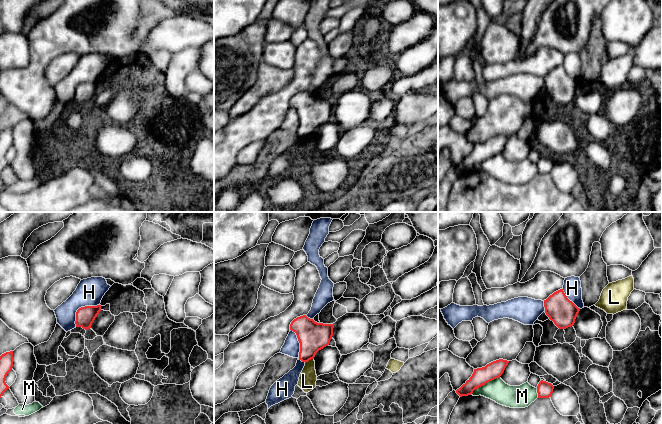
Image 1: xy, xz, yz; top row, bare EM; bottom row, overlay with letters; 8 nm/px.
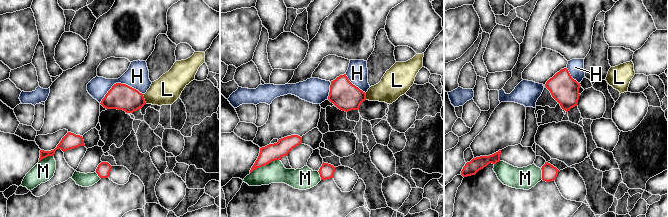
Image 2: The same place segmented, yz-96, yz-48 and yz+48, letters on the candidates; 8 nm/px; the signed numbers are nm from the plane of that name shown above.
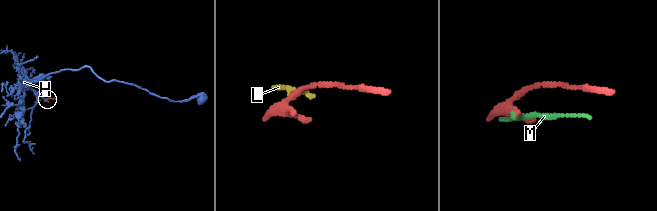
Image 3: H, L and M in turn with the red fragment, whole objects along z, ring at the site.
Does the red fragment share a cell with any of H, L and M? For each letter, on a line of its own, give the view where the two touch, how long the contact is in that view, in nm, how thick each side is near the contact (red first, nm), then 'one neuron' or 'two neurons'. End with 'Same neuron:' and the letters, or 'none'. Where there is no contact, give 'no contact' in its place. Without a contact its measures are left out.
H: xy | 260 nm | 160/220 nm | two neurons
L: xz | 80 nm | 240/140 nm | two neurons
M: yz | 280 nm | 140/180 nm | two neurons
Same neuron: none

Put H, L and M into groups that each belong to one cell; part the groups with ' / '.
H / L / M

